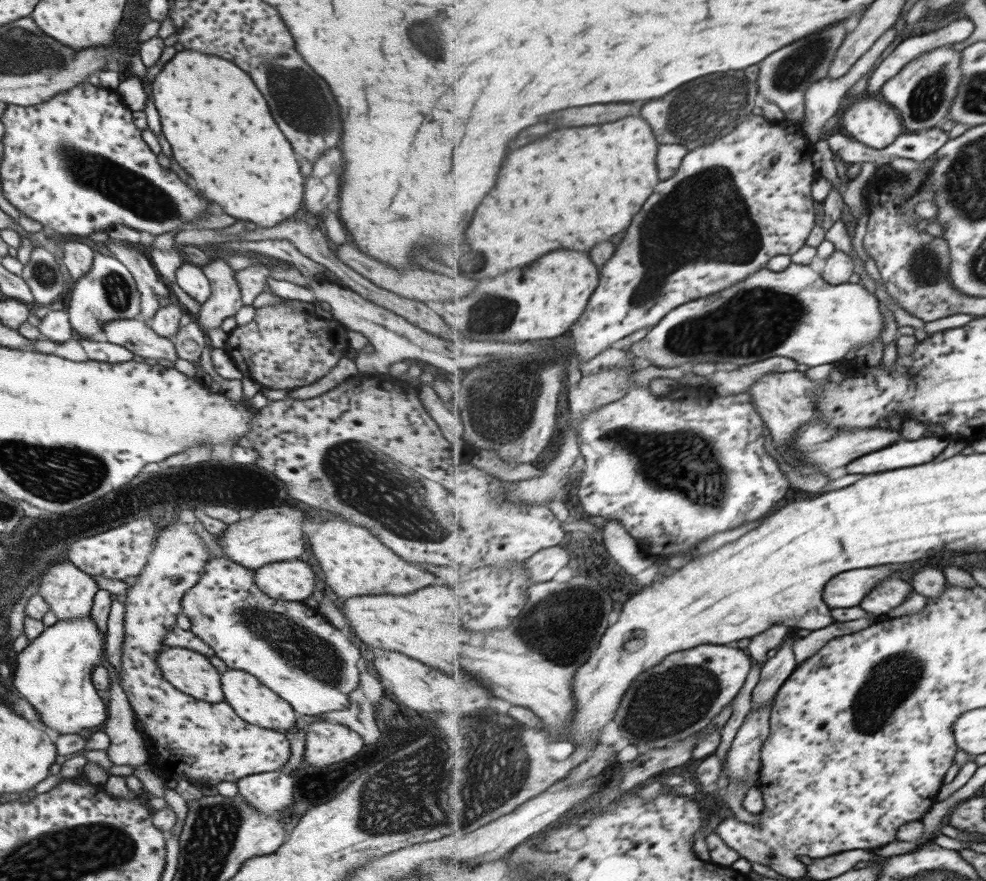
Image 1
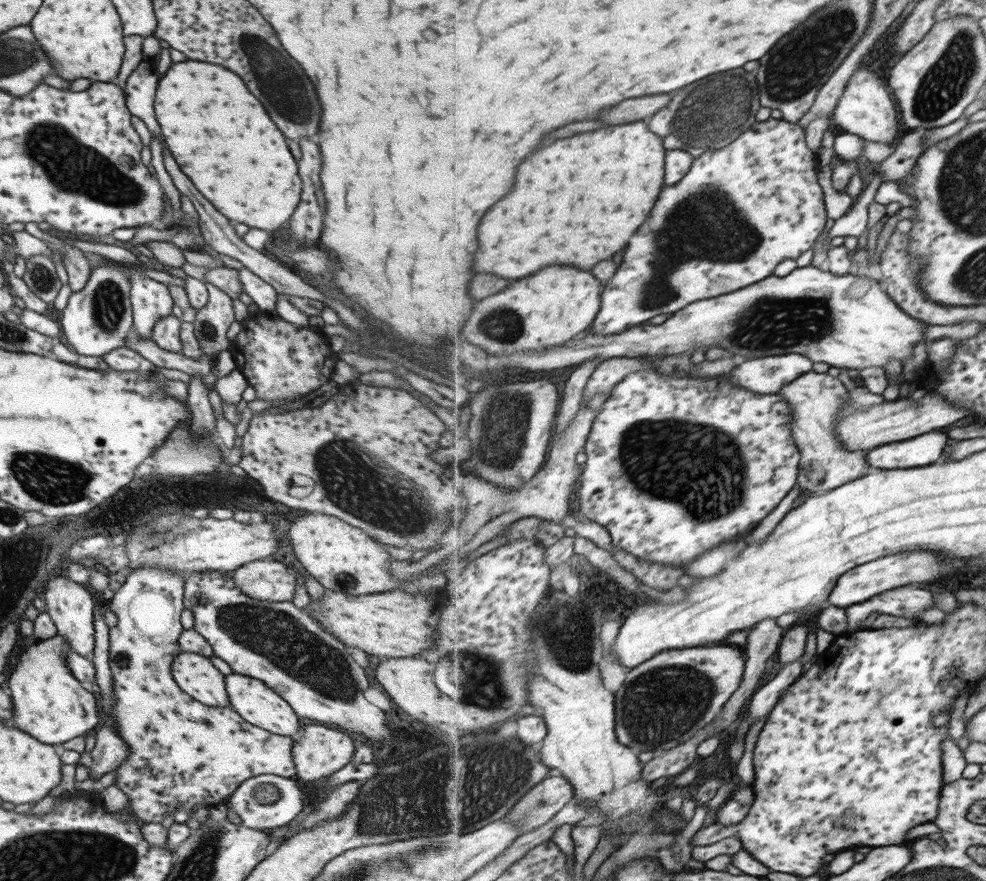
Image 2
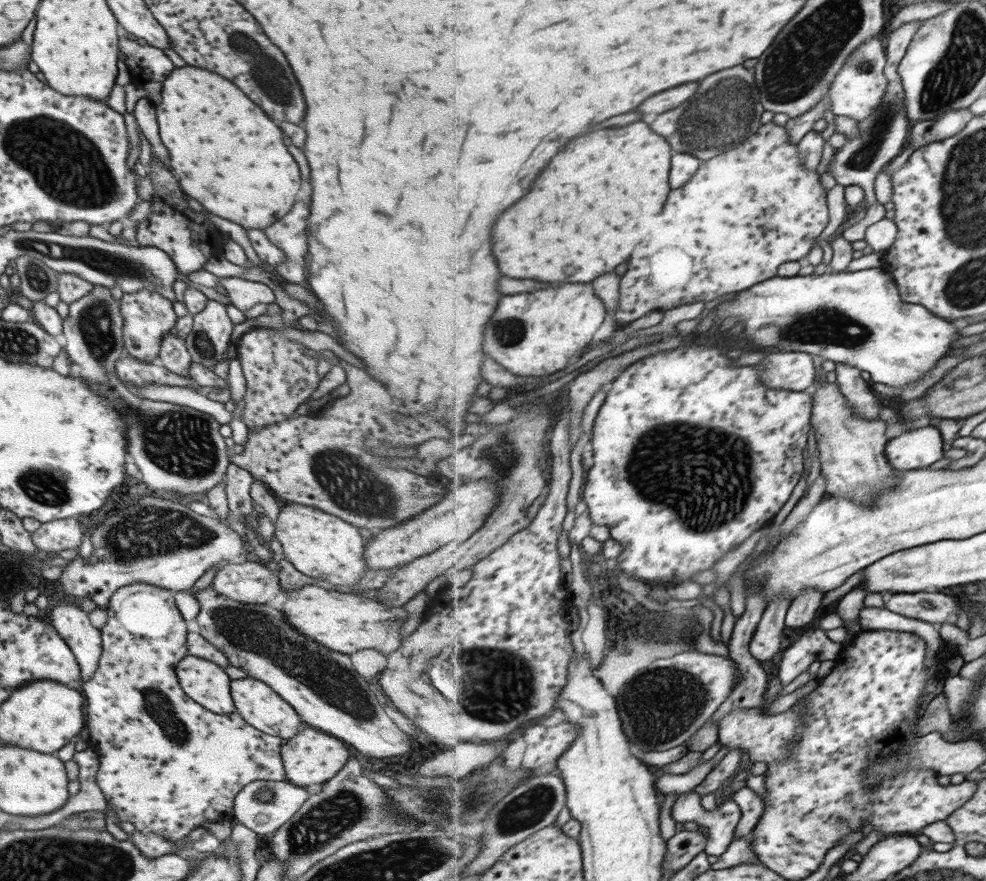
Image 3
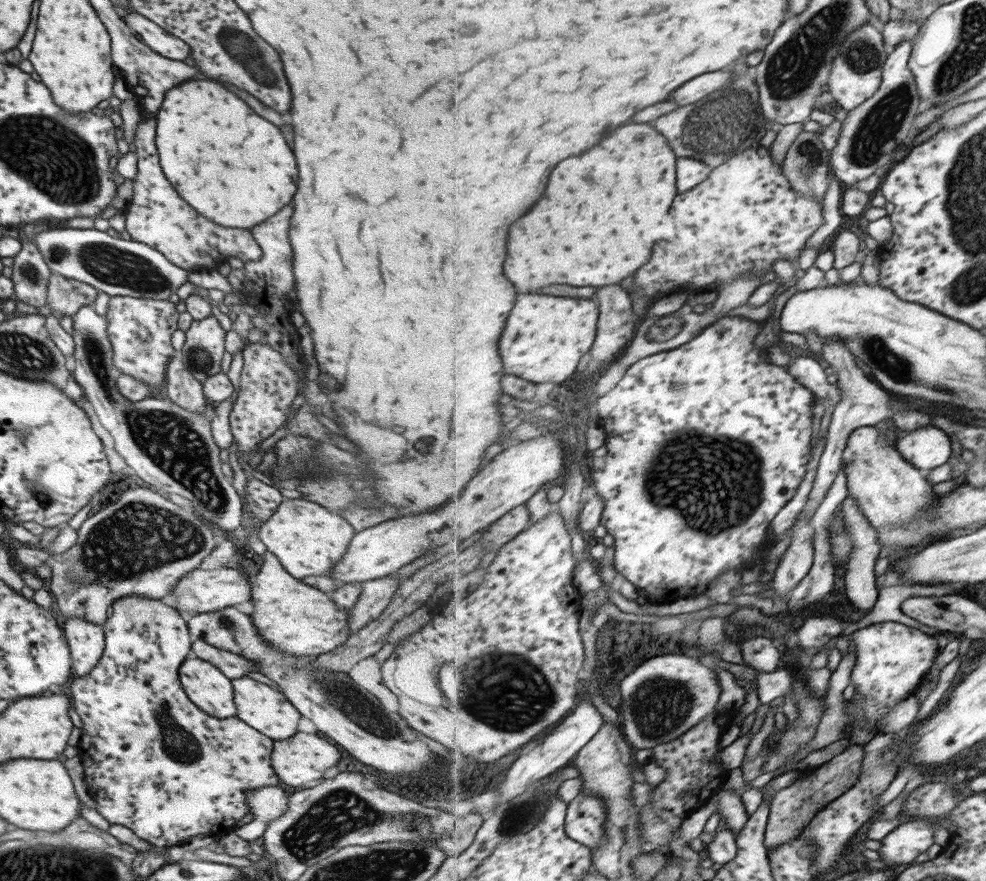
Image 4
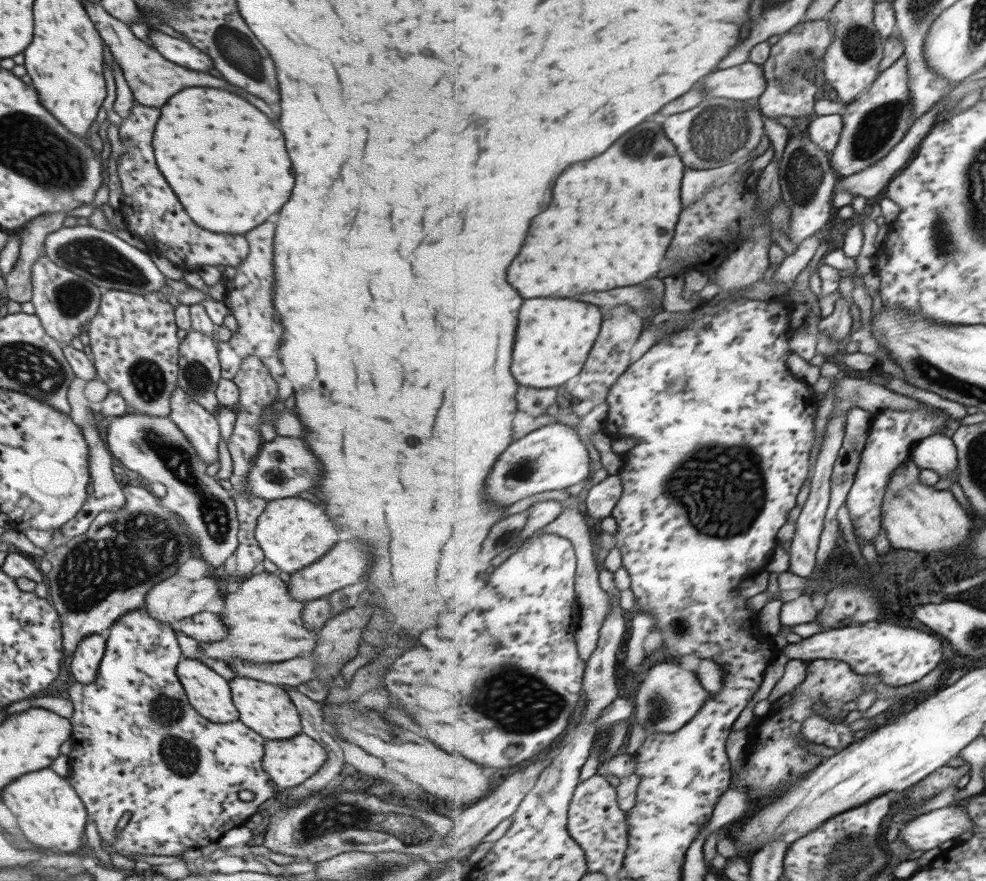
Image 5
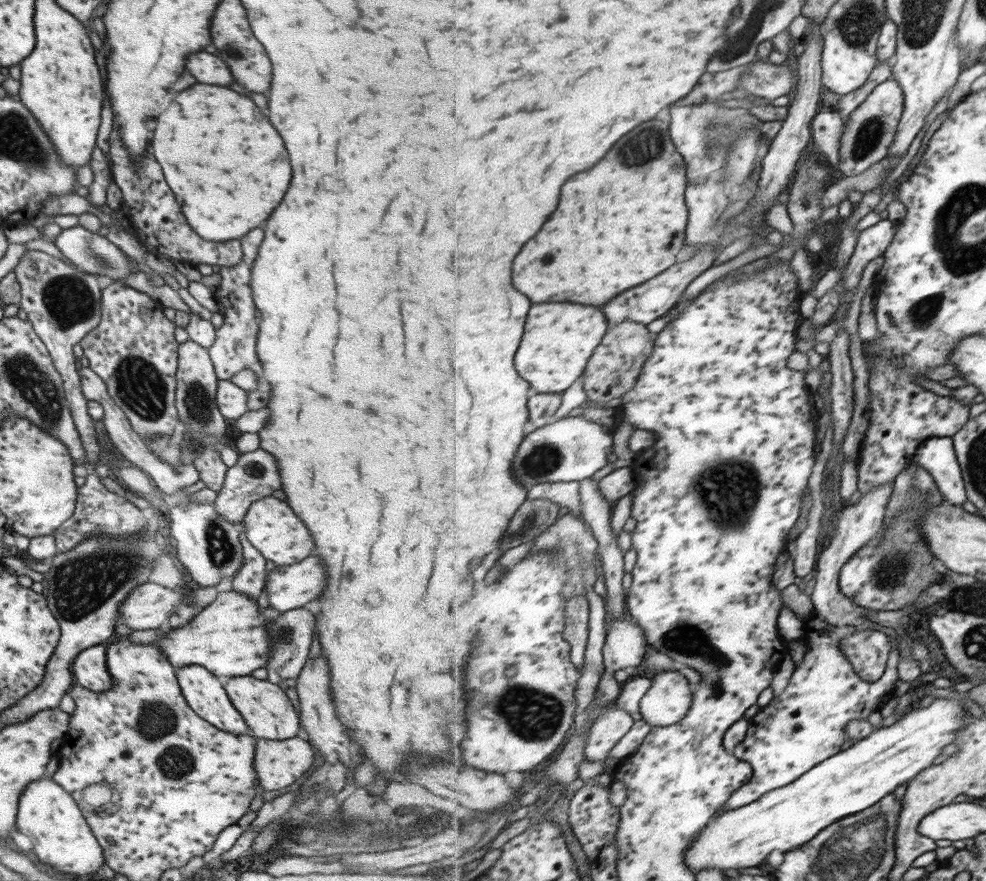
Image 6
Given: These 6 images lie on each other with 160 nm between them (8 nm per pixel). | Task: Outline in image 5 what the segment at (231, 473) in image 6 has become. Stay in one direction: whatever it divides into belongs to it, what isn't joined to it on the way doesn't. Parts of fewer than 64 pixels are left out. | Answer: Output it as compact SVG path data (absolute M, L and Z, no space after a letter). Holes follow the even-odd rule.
M276 435L273 440L263 442L248 468L246 476L246 491L252 497L273 500L295 497L301 492L310 491L321 478L321 464L315 453L300 438L282 437Z

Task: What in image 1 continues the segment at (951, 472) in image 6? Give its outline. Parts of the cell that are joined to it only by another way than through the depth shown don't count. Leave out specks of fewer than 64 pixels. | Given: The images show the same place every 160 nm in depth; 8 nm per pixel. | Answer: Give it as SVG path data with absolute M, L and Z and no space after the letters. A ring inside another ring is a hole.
M921 438L893 443L887 448L861 456L845 467L846 474L871 475L931 462L949 446L949 440Z

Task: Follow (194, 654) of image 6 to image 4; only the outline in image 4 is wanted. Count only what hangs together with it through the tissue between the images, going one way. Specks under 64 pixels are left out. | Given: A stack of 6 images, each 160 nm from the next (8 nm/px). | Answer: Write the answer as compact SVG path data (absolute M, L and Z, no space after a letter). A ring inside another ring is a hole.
M265 550L262 554L263 563L256 575L255 581L250 582L251 598L253 602L253 610L250 615L251 624L255 628L255 632L261 635L261 638L275 648L277 652L283 652L287 656L296 656L297 658L317 657L323 655L337 647L341 647L349 636L347 632L347 610L337 607L329 593L319 591L305 583L301 583L299 579L293 578L285 572L275 555Z

